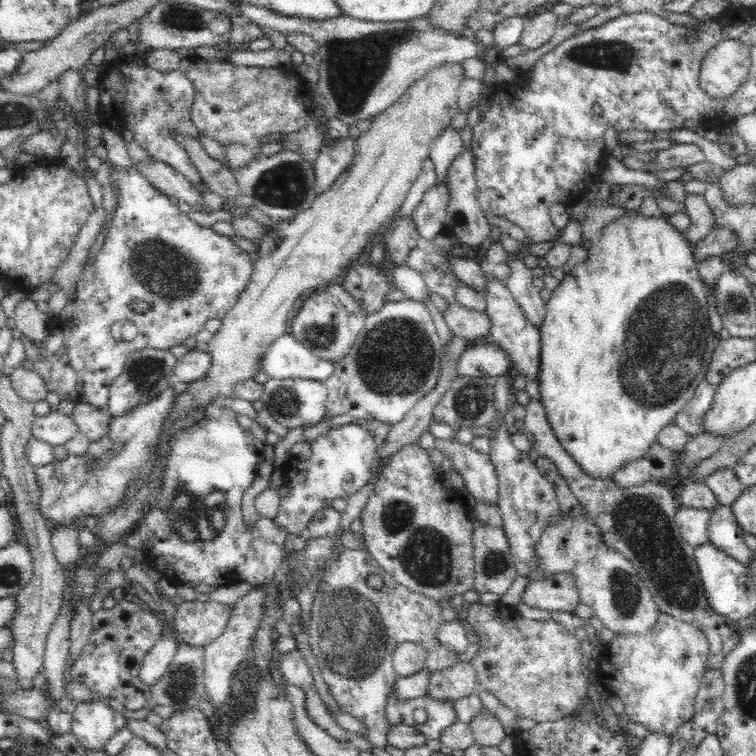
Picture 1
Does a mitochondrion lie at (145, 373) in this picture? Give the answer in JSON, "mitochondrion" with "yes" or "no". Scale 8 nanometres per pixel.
{"mitochondrion":"yes"}

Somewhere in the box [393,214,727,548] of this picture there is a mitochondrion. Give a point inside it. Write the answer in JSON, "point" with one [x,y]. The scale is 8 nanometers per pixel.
{"point":[666,343]}

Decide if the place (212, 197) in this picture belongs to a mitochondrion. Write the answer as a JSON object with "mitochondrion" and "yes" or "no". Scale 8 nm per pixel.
{"mitochondrion":"no"}

